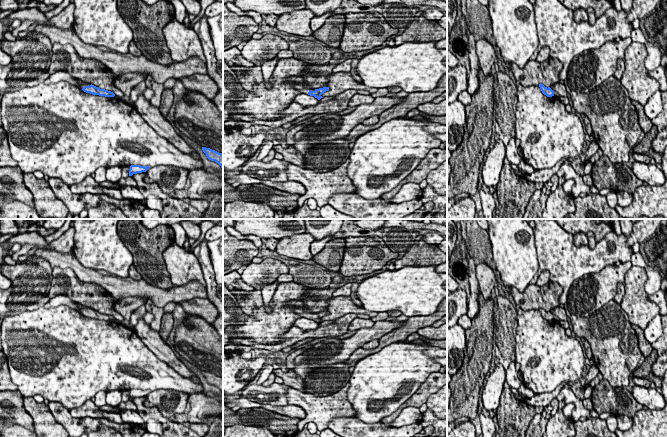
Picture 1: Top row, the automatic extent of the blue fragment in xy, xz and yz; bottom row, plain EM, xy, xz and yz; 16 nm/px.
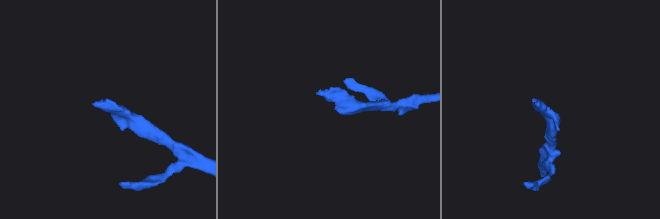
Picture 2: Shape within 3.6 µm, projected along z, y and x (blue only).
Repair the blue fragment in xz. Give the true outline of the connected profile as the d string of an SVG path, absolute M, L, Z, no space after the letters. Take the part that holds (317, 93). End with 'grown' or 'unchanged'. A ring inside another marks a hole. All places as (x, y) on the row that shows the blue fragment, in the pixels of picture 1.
M294 83L294 88L303 94L314 96L318 100L323 98L321 95L324 92L329 91L329 87L323 87L319 89L310 89L310 88L306 88L303 84L295 84L295 83Z | grown

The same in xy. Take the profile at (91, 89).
M77 79L77 85L79 86L79 89L83 90L86 93L90 93L93 95L99 95L99 96L105 96L105 97L114 97L115 94L111 91L100 89L99 87L96 87L90 83L87 83L85 81L82 81L80 79Z | grown

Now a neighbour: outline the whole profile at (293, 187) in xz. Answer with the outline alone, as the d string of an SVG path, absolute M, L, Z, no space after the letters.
M261 180L261 184L280 190L280 191L288 192L291 194L303 195L306 192L305 187L297 181Z

